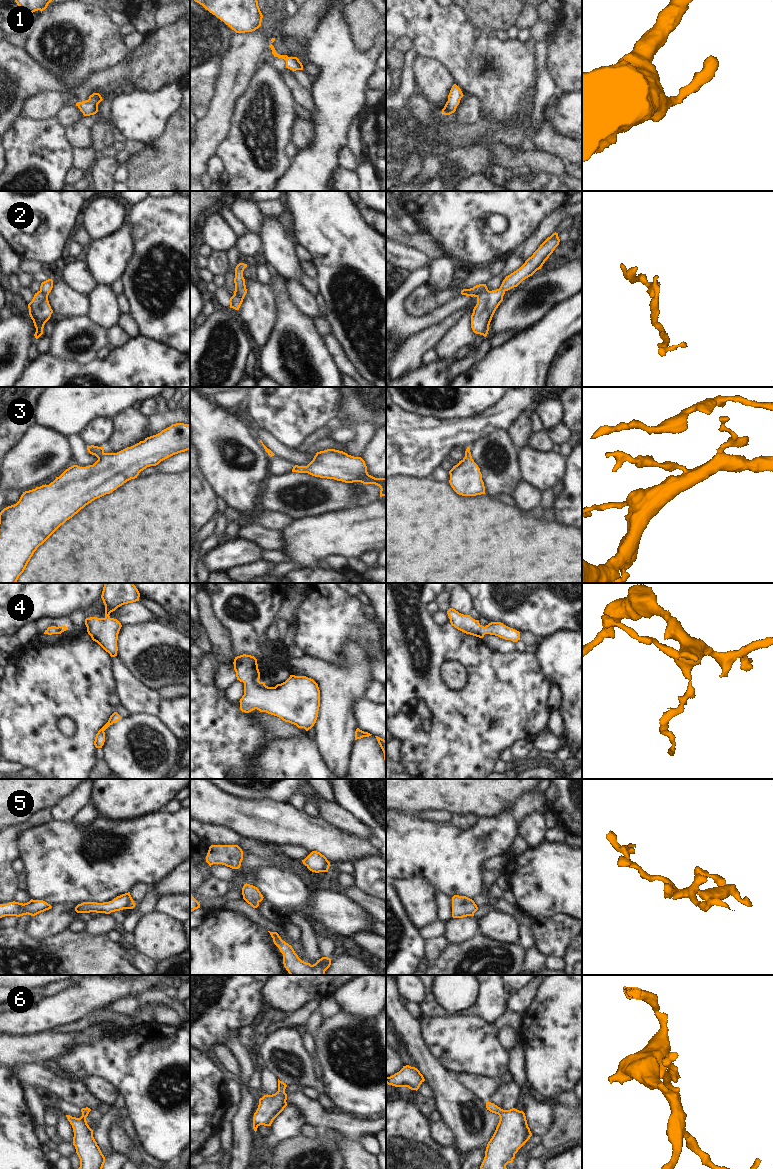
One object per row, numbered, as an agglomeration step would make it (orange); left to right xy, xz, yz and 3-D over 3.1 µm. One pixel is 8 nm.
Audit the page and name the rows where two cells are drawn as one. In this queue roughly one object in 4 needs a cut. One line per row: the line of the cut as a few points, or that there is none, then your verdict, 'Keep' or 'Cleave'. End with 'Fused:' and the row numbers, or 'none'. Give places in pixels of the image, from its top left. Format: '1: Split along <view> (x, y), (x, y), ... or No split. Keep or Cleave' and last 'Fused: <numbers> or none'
1: No split. Keep
2: No split. Keep
3: No split. Keep
4: No split. Keep
5: No split. Keep
6: No split. Keep
Fused: none

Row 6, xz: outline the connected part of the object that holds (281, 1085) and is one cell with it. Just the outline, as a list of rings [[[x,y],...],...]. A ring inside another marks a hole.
[[[278,1079],[278,1091],[272,1095],[264,1095],[259,1099],[259,1105],[253,1117],[253,1129],[256,1132],[260,1125],[271,1126],[273,1120],[287,1106],[287,1085]]]

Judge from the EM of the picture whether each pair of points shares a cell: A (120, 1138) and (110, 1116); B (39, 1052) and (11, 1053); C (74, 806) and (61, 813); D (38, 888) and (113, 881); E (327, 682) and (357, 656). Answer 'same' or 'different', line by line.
A: different
B: same
C: same
D: same
E: same

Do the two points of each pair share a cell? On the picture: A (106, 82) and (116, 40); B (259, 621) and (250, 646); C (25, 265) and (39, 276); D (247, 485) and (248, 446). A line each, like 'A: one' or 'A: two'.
A: two
B: one
C: one
D: one

